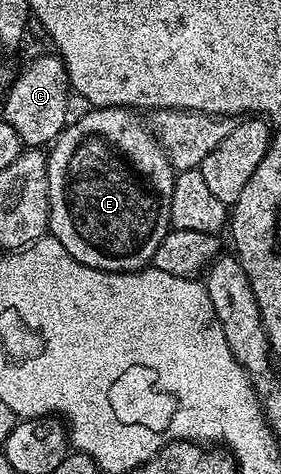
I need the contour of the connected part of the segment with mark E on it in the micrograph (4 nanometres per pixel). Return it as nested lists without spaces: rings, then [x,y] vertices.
[[[102,106],[92,108],[87,111],[80,119],[69,121],[64,131],[56,137],[55,142],[51,143],[50,149],[47,151],[48,156],[48,229],[51,237],[58,240],[58,244],[62,244],[62,248],[66,248],[66,252],[70,252],[70,256],[74,256],[74,260],[78,260],[82,264],[86,264],[90,268],[98,268],[106,272],[130,272],[131,270],[143,270],[149,265],[154,256],[154,252],[158,252],[158,244],[162,244],[162,240],[168,235],[170,229],[170,196],[174,192],[174,180],[177,171],[172,169],[170,160],[164,154],[159,141],[154,137],[151,129],[147,125],[140,123],[140,118],[135,109],[127,106]]]

